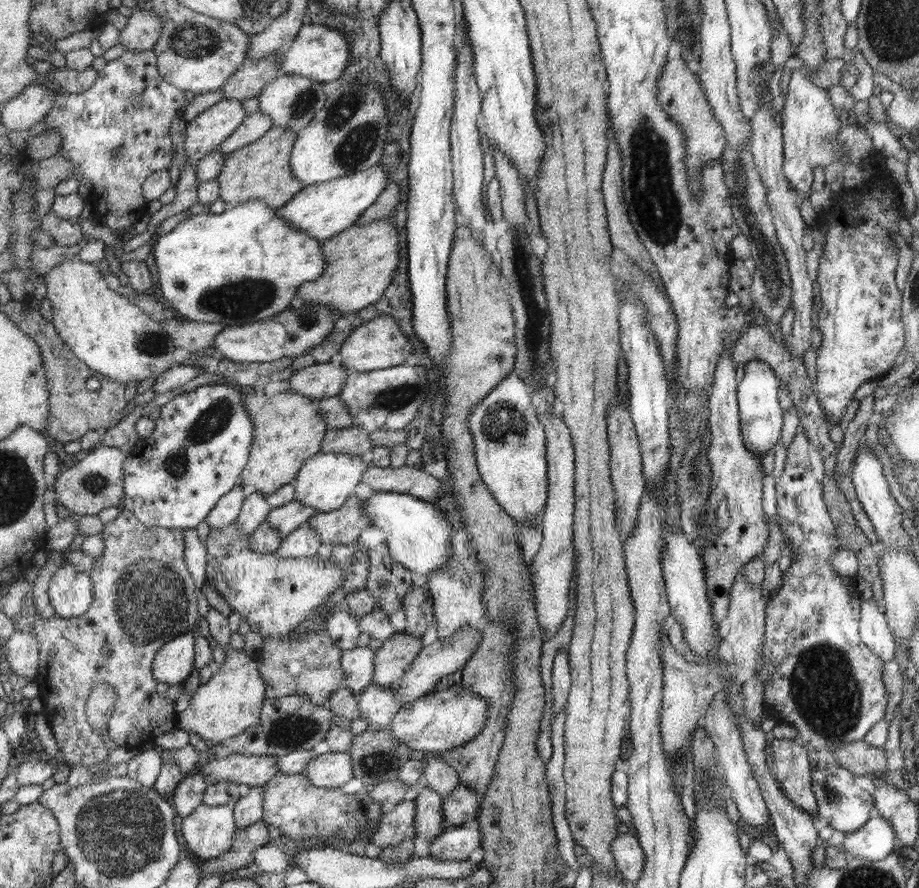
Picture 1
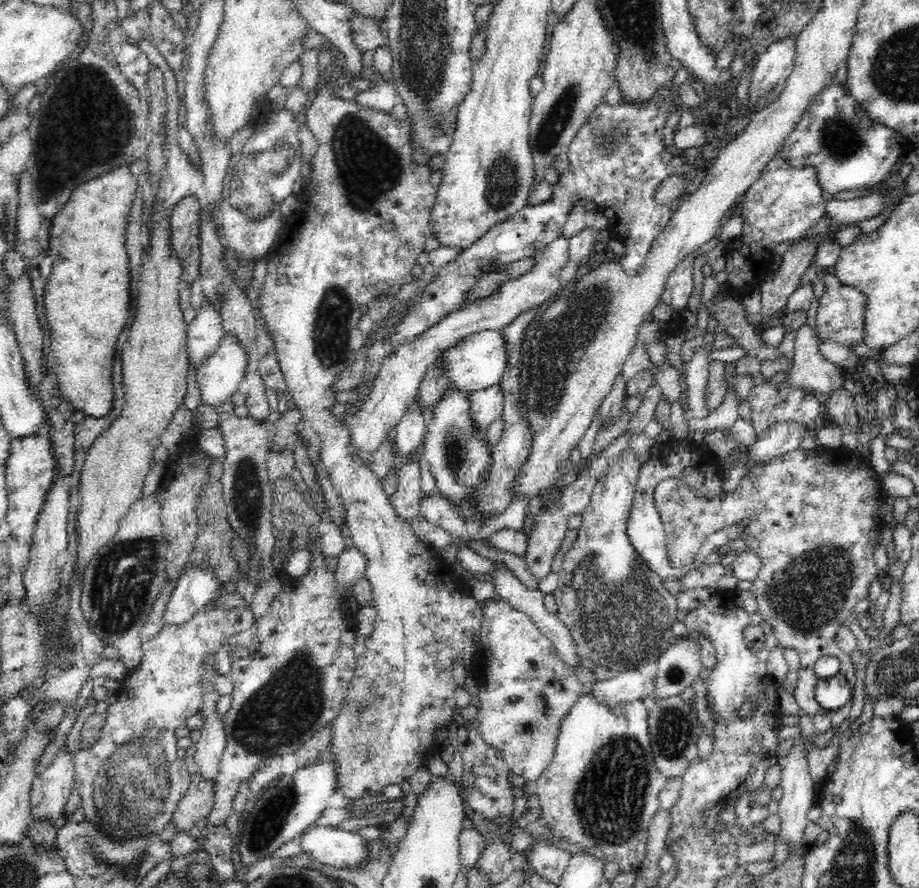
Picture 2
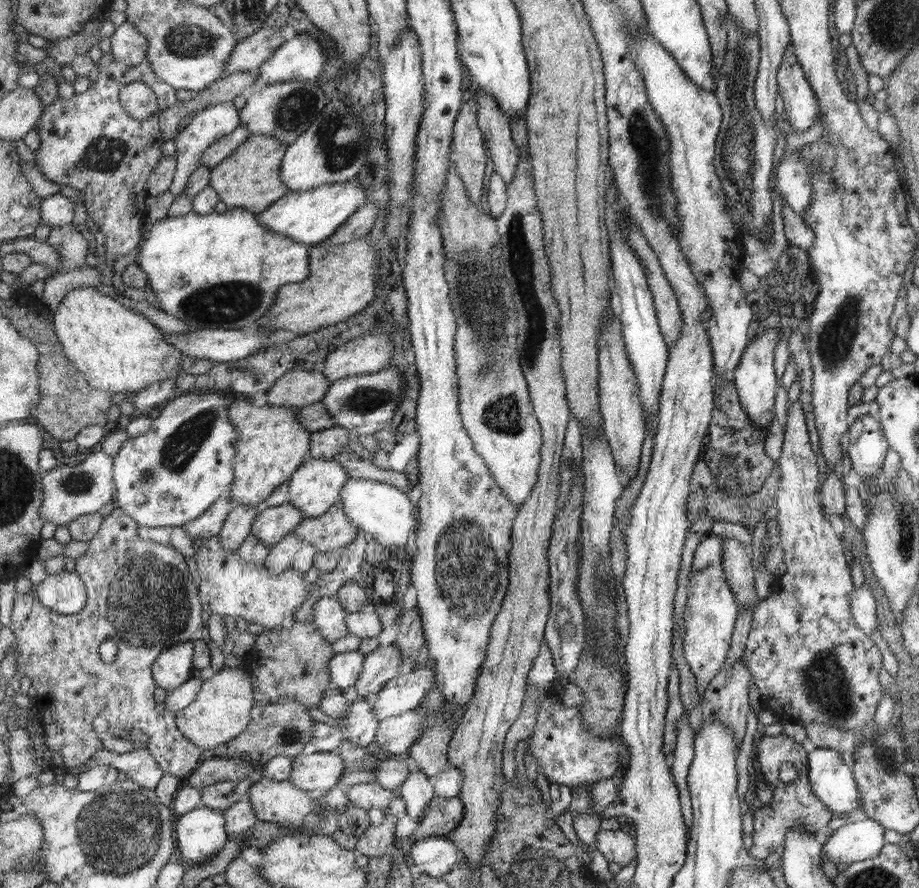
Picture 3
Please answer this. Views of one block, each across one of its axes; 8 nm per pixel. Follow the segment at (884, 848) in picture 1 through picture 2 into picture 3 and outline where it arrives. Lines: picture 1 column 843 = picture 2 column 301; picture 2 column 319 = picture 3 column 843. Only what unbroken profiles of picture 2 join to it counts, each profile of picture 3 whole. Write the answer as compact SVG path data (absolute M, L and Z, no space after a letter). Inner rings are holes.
M861 816L831 832L823 853L833 864L842 862L847 866L877 858L887 844L884 831L878 821Z

